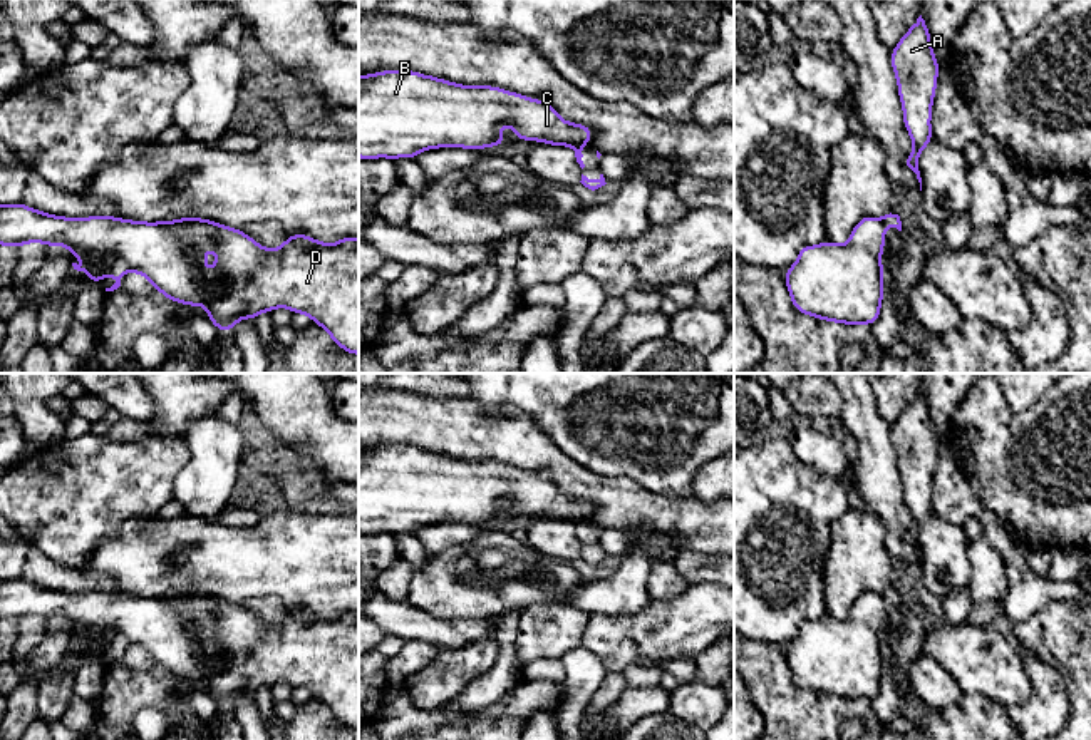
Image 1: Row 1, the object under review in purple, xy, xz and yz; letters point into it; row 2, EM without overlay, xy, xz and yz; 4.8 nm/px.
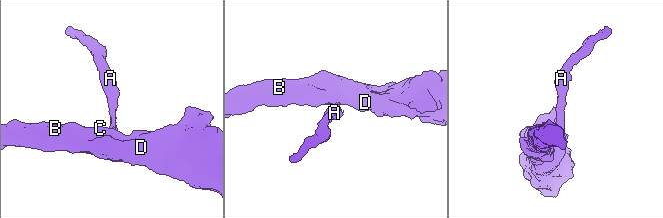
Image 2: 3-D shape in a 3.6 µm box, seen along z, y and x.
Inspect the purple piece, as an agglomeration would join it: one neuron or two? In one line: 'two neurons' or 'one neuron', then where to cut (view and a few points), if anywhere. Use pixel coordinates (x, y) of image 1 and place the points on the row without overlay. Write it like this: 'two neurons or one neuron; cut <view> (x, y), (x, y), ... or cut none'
two neurons; cut yz (882, 595), (885, 598)

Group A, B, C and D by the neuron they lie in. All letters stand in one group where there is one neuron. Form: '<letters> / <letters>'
A / B C D

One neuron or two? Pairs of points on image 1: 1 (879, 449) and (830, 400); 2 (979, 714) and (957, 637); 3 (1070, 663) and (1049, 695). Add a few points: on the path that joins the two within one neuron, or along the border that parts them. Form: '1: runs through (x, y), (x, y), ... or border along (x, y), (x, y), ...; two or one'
1: border along (837, 390), (842, 400), (842, 417); two
2: border along (964, 693), (982, 693), (1008, 709); two
3: border along (1029, 652), (1048, 658), (1063, 678), (1070, 714); two

